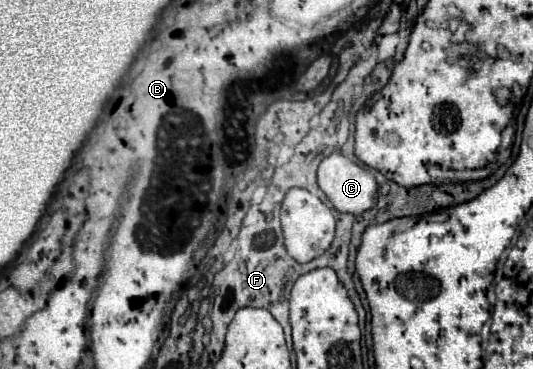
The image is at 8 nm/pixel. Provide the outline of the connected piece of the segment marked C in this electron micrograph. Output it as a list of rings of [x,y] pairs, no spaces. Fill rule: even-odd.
[[[332,153],[326,159],[322,159],[322,163],[318,165],[318,187],[326,193],[326,197],[332,201],[334,209],[340,213],[360,215],[364,211],[372,209],[378,199],[376,179],[366,169],[362,169],[360,165],[356,165],[348,157],[344,157],[342,153]]]

